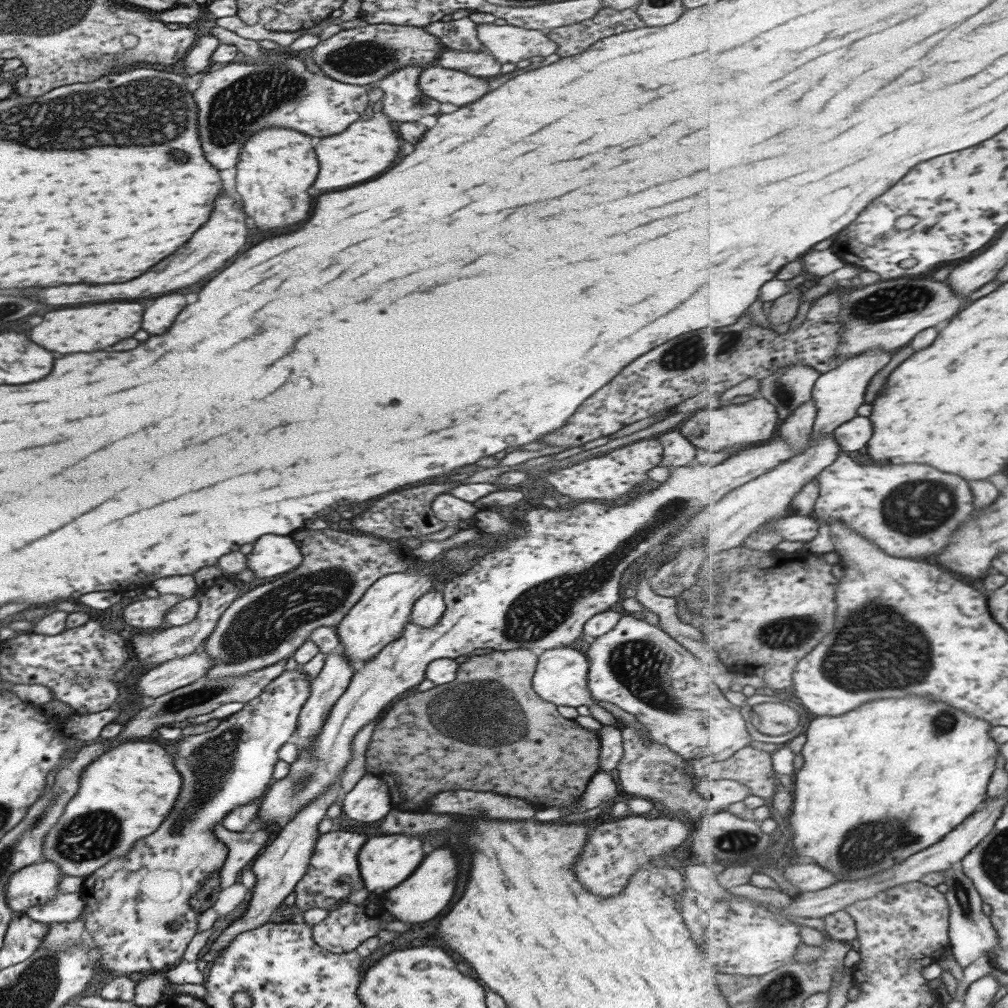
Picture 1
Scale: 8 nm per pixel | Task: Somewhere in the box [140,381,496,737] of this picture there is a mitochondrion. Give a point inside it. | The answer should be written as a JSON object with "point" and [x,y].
{"point":[265,624]}

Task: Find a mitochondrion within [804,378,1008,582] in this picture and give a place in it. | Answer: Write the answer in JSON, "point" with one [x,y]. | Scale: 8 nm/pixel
{"point":[915,509]}

